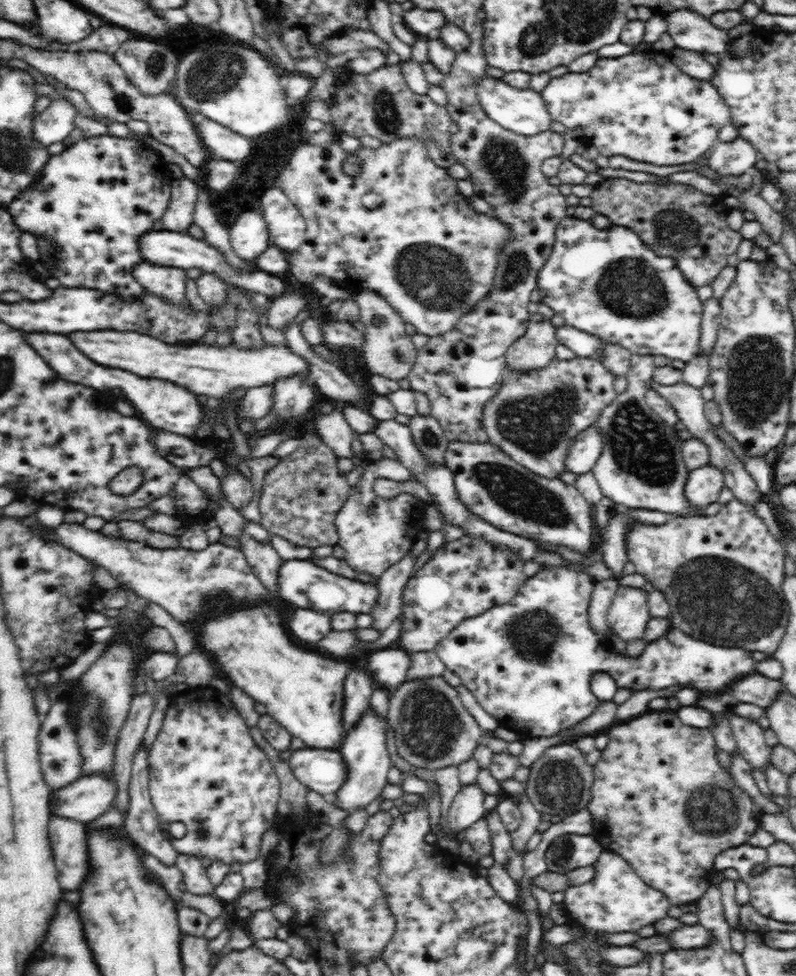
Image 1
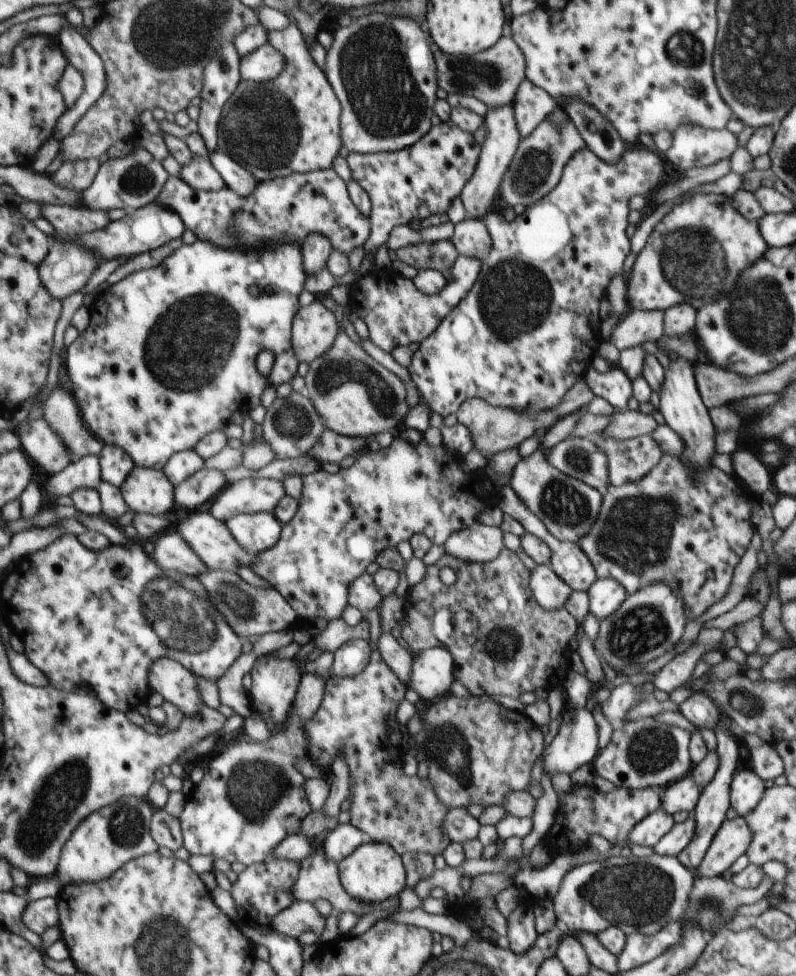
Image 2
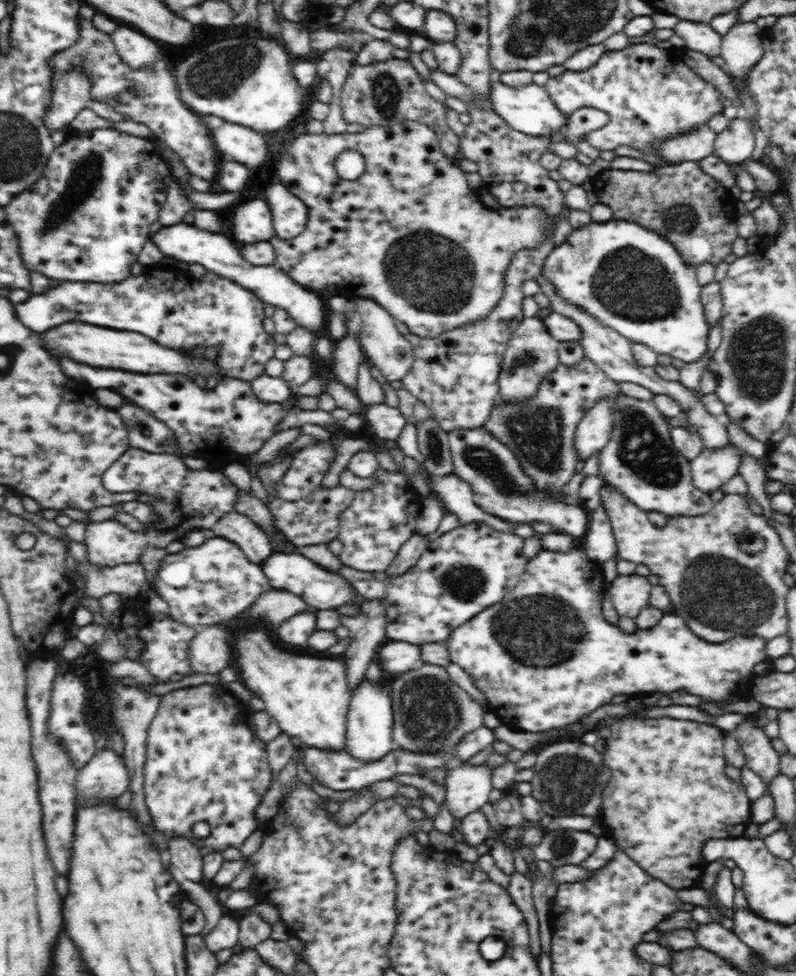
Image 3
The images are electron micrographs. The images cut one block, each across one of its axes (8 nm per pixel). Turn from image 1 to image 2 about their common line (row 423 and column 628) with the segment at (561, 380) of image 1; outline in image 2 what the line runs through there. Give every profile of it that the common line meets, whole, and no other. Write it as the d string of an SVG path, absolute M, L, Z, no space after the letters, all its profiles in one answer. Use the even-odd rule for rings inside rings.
M663 454L660 462L638 482L631 482L616 487L608 485L607 492L603 495L601 509L596 518L596 522L588 534L585 534L576 544L587 554L594 570L599 578L614 578L616 582L620 582L624 586L624 590L628 595L638 592L640 588L652 584L652 582L668 582L668 586L672 586L672 590L676 590L680 594L682 602L684 602L684 614L688 621L695 619L704 614L710 606L722 600L732 581L732 573L736 566L740 563L741 558L746 554L752 536L754 536L755 526L752 524L752 510L750 510L751 500L753 498L752 490L742 482L738 476L730 478L728 474L724 474L722 470L713 466L708 470L688 470L682 462L682 458Z

